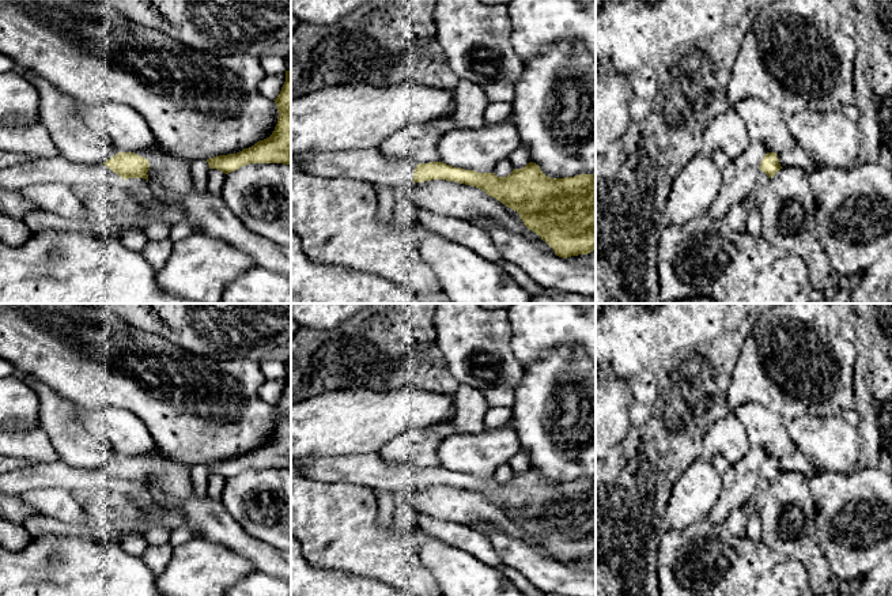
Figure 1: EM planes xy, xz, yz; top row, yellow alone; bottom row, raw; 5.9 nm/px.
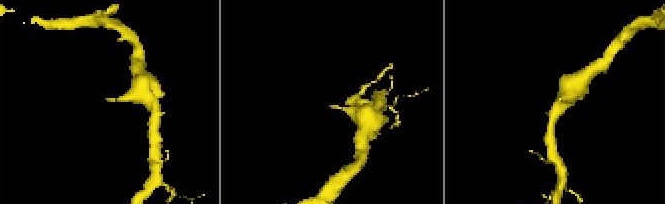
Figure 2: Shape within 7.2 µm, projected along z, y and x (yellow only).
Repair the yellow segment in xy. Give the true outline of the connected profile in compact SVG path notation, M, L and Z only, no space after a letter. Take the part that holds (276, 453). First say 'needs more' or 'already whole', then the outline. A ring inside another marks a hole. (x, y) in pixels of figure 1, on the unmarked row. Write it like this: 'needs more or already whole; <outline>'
already whole; M286 376L286 386L273 405L277 411L279 423L272 440L237 459L207 464L209 474L228 479L250 468L291 469L291 376Z

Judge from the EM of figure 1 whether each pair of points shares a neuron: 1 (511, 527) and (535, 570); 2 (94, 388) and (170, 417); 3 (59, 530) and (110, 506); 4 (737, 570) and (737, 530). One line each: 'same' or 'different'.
1: different
2: same
3: same
4: different

